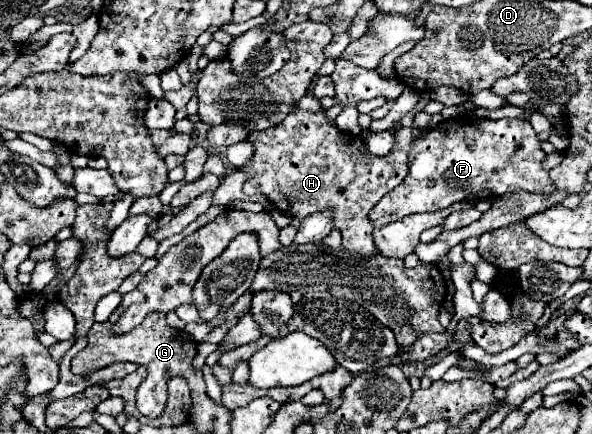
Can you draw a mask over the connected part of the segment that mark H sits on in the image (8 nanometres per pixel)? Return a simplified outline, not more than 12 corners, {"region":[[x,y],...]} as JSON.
{"region":[[326,113],[256,131],[246,195],[284,215],[334,209],[342,245],[376,251],[368,211],[402,183],[412,139],[374,157]]}

